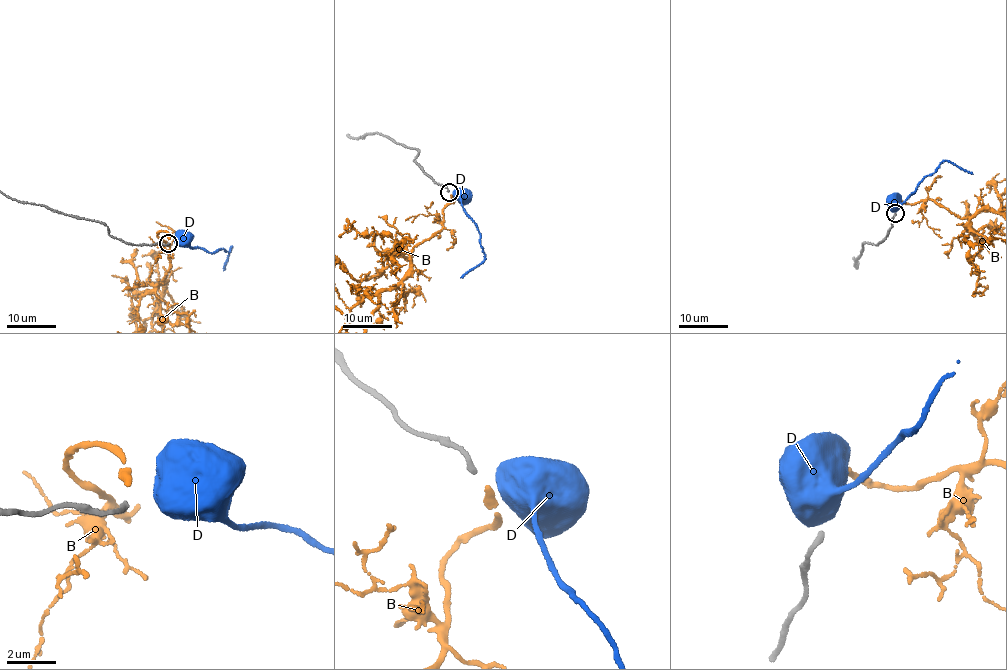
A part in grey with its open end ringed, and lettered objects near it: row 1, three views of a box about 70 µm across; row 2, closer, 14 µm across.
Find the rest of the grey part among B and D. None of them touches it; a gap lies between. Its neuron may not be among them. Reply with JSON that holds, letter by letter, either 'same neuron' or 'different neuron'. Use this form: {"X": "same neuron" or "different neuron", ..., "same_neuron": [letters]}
{"B": "same neuron", "D": "different neuron", "same_neuron": ["B"]}

